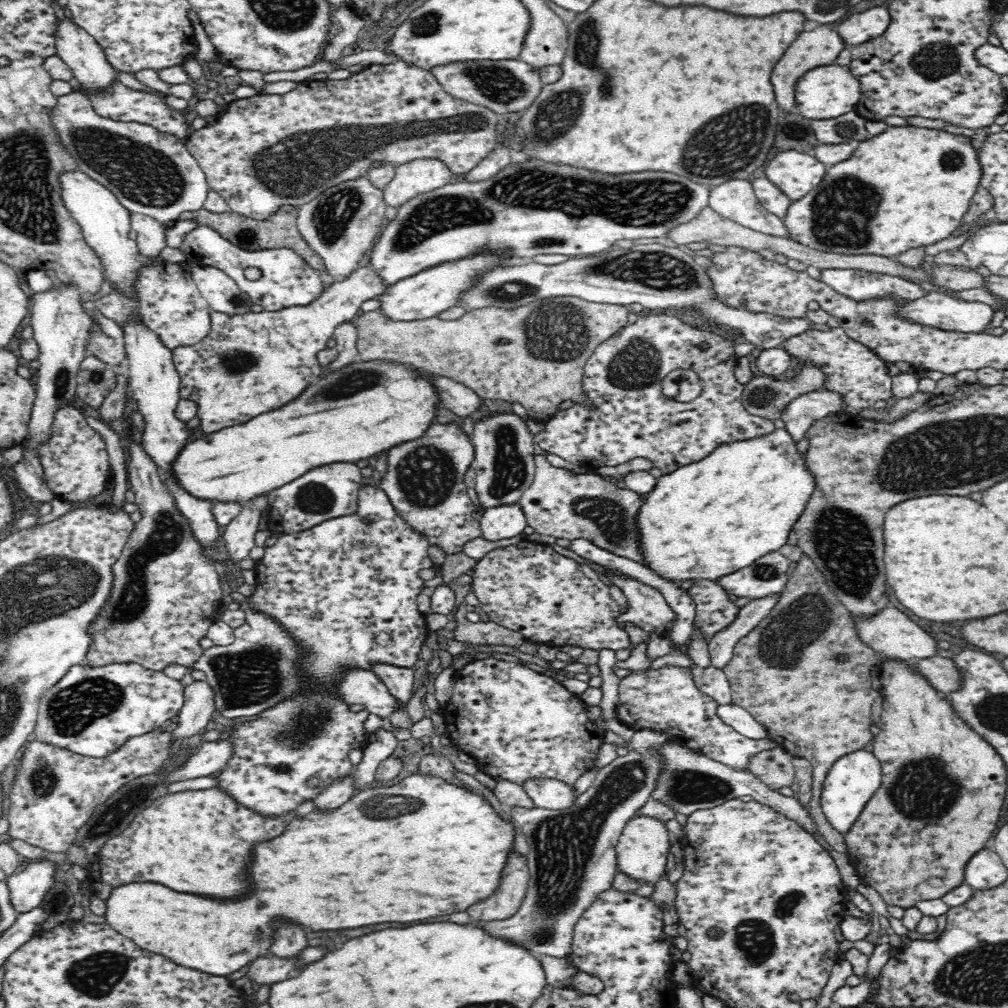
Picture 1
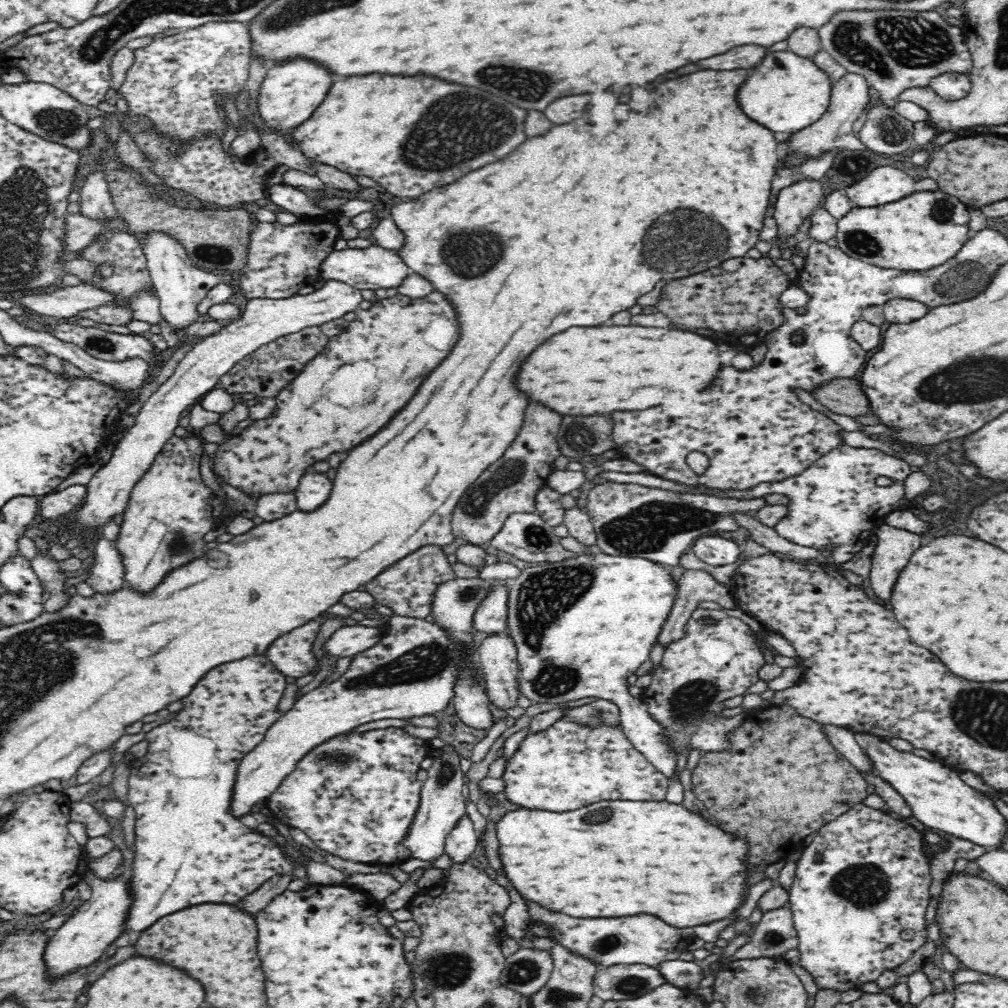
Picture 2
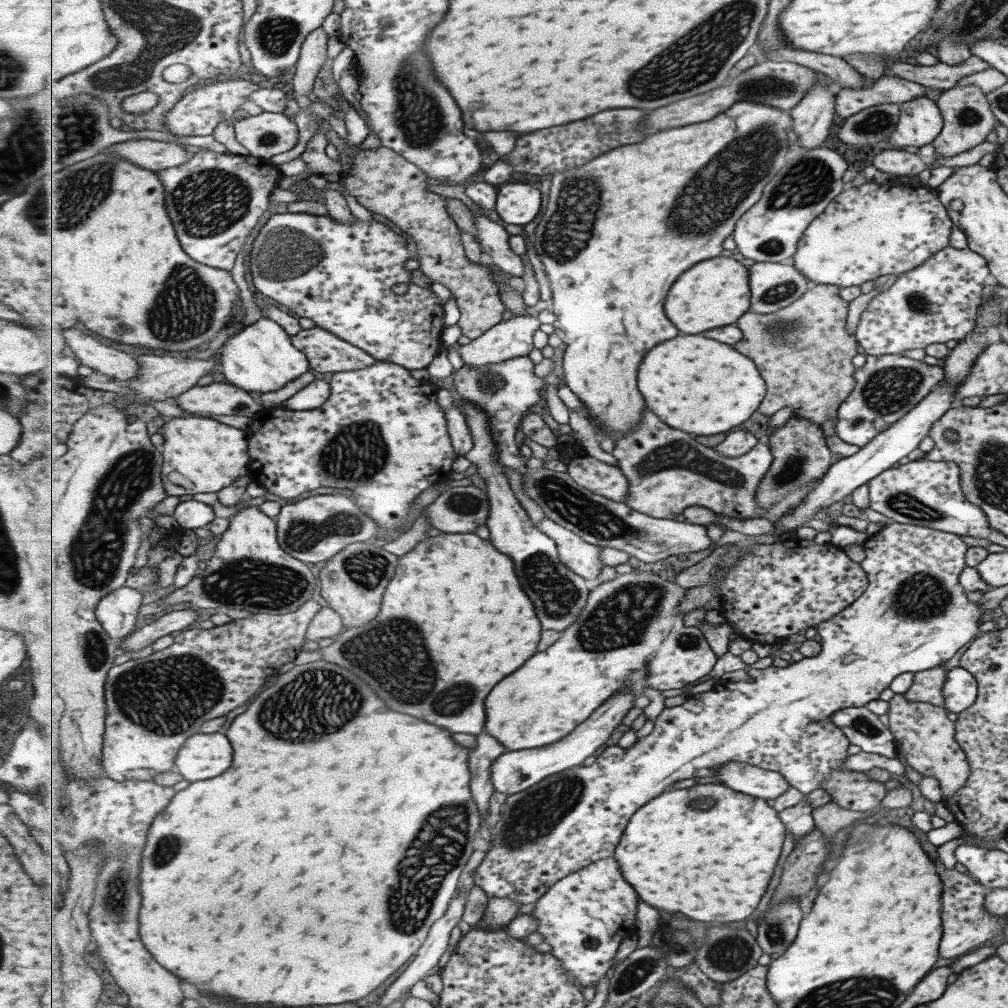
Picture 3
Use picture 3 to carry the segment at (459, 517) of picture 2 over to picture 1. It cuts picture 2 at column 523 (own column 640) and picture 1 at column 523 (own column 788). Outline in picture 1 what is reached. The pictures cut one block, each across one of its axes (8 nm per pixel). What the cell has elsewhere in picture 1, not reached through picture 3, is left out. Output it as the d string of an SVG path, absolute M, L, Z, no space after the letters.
M535 454L534 460L534 482L523 492L518 504L530 528L536 533L571 541L588 539L600 548L641 564L635 516L643 500L635 492L626 487L618 488L613 481L594 473L575 474L565 468L556 468L546 460L546 455Z

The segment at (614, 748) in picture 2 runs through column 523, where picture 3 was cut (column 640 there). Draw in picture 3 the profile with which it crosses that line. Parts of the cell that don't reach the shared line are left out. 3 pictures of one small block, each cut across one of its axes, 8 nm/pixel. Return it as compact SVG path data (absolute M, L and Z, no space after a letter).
M898 522L884 525L877 532L865 538L862 544L865 558L863 558L860 564L867 573L868 586L851 606L845 607L839 615L814 628L817 634L821 636L821 638L819 638L820 652L815 657L804 657L799 662L795 662L792 665L788 664L786 667L770 666L764 669L753 669L749 667L747 673L749 677L751 677L750 682L749 680L741 680L741 682L726 682L720 680L715 683L711 690L688 696L685 702L678 706L665 708L654 723L653 732L649 733L645 738L641 738L633 747L625 749L624 747L620 747L619 744L607 747L604 752L596 758L595 762L589 766L583 766L581 764L581 766L575 766L569 770L565 770L565 772L553 774L553 776L545 778L545 780L542 780L539 784L535 784L535 786L531 786L531 788L527 788L527 790L523 792L510 795L509 798L507 798L507 802L503 804L503 818L494 825L495 833L491 835L491 842L485 852L485 858L475 870L473 876L474 885L478 885L485 891L487 898L493 898L493 896L511 898L515 900L515 902L518 902L519 906L525 903L536 903L557 882L563 880L566 876L572 875L574 872L580 871L590 864L596 863L598 860L614 856L615 848L617 848L617 844L621 842L621 836L623 836L623 832L625 832L631 816L635 815L636 812L647 803L651 803L653 799L665 794L665 791L673 789L671 786L674 782L677 782L677 780L687 780L687 778L696 779L702 776L714 776L717 771L721 770L721 767L725 766L725 763L733 761L749 763L761 768L780 772L789 780L789 784L799 790L803 795L809 794L809 792L815 790L815 788L823 788L829 794L830 800L833 800L833 802L845 810L863 812L866 816L877 812L879 802L881 802L884 797L884 786L883 784L879 784L879 782L875 782L875 780L869 780L869 776L867 776L865 772L839 770L839 765L843 765L843 761L848 758L847 751L849 741L848 737L843 736L843 734L833 734L832 716L841 710L841 708L860 707L877 699L878 694L887 689L890 683L900 674L918 673L919 671L941 665L943 662L949 660L964 644L972 642L975 634L979 634L978 627L981 621L988 617L989 612L983 608L982 605L969 601L965 597L963 587L958 583L959 573L961 569L965 567L964 552L966 548L967 545L959 535Z

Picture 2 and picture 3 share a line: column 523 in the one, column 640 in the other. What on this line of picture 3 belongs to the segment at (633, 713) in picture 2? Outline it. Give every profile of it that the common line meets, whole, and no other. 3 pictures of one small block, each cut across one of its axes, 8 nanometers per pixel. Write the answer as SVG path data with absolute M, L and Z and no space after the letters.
M637 569L619 574L611 582L592 584L591 588L583 615L563 632L563 638L549 650L533 656L525 668L507 676L501 686L497 684L497 688L489 694L486 730L501 740L510 752L539 749L559 742L621 689L633 689L637 696L643 695L646 686L660 691L685 690L711 674L717 664L717 654L709 645L703 629L683 624L684 615L679 612L679 607L689 589L677 584L675 579L669 581L661 572Z

